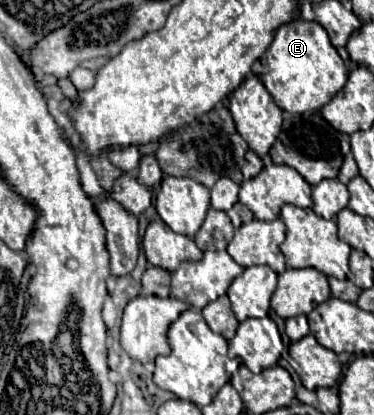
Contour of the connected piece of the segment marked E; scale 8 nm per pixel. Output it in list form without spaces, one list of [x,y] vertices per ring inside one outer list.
[[[298,20],[292,24],[282,24],[266,50],[268,72],[262,82],[278,108],[290,114],[316,112],[326,106],[336,92],[340,92],[348,80],[346,66],[338,56],[336,48],[330,44],[326,30],[318,22]]]

